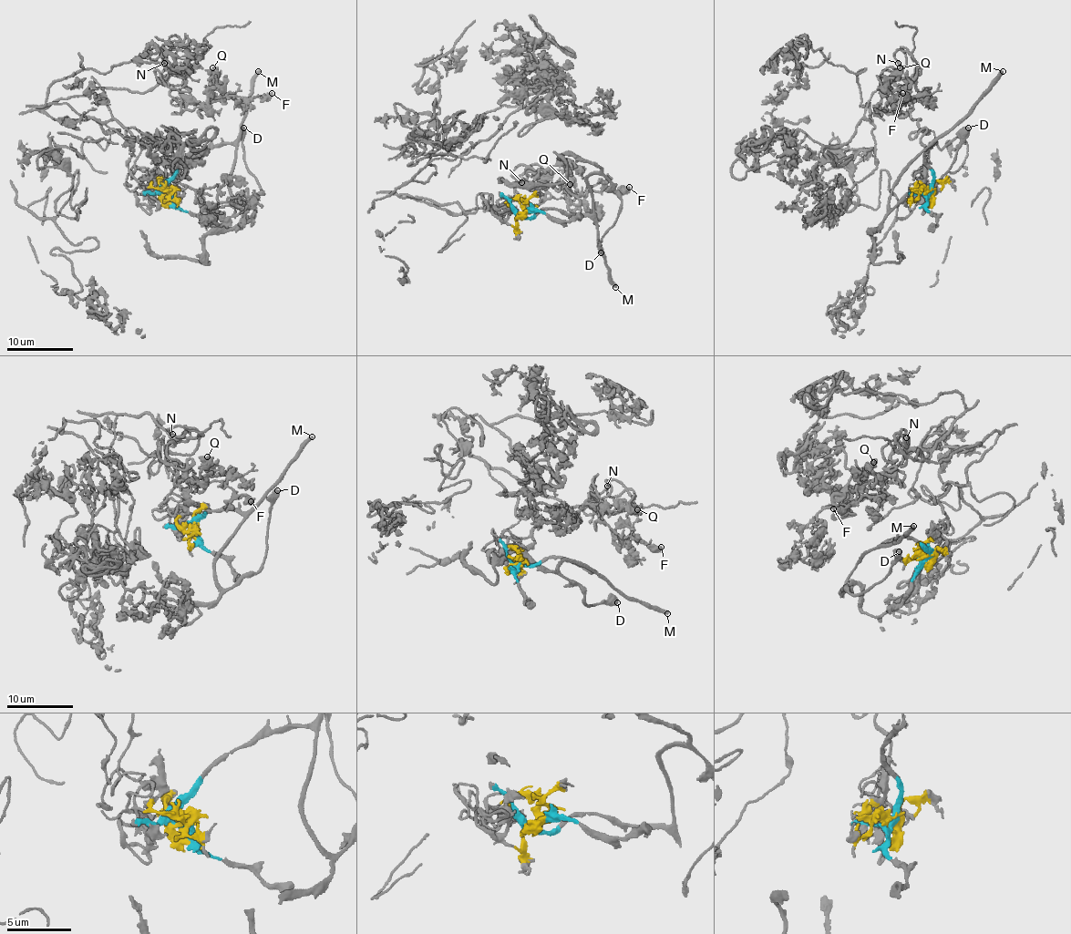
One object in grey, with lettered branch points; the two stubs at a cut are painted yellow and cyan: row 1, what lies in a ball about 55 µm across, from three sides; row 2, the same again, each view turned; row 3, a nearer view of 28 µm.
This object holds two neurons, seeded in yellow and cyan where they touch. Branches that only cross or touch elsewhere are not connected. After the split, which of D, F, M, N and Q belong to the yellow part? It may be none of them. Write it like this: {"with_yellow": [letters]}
{"with_yellow": ["F", "N", "Q"]}

